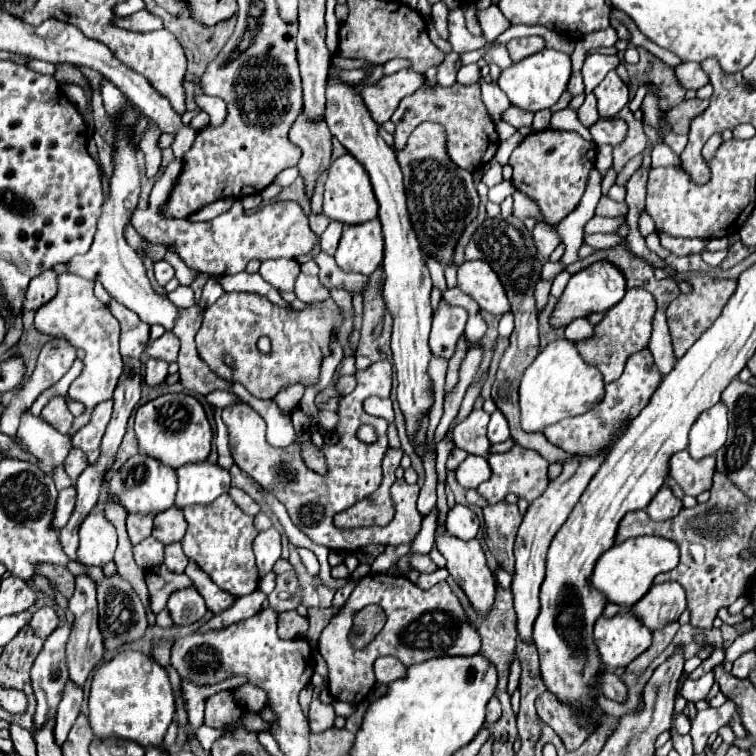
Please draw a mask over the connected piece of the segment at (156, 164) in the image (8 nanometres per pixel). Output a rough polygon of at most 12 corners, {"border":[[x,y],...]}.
{"border":[[148,128],[140,150],[146,156],[146,176],[154,178],[160,170],[158,136]]}

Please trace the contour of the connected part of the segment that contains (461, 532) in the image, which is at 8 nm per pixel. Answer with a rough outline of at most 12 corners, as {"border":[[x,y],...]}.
{"border":[[462,504],[448,510],[446,530],[472,540],[480,528],[476,514]]}

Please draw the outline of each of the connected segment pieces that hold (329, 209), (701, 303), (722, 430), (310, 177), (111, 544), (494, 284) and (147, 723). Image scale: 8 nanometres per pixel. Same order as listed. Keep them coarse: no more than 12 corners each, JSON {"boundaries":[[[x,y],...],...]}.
{"boundaries":[[[350,154],[328,168],[324,214],[344,226],[378,218],[364,166]],[[690,278],[666,308],[676,358],[716,320],[736,280]],[[726,406],[702,412],[690,430],[694,460],[714,456],[728,432]],[[300,112],[288,138],[302,150],[298,168],[312,196],[330,166],[332,134],[324,118]],[[102,512],[80,526],[76,558],[84,566],[114,560],[116,528]],[[484,260],[458,268],[458,288],[490,314],[506,314],[504,288]],[[142,652],[94,670],[94,736],[160,746],[174,716],[166,670]]]}

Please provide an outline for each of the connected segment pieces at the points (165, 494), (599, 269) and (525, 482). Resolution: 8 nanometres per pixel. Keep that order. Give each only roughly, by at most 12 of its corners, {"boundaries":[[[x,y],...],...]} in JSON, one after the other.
{"boundaries":[[[136,454],[110,472],[108,500],[156,516],[174,504],[176,472]],[[608,260],[570,278],[552,314],[566,326],[606,312],[624,296],[626,278]],[[514,446],[490,454],[476,488],[488,504],[510,492],[532,504],[548,486],[548,460]]]}

